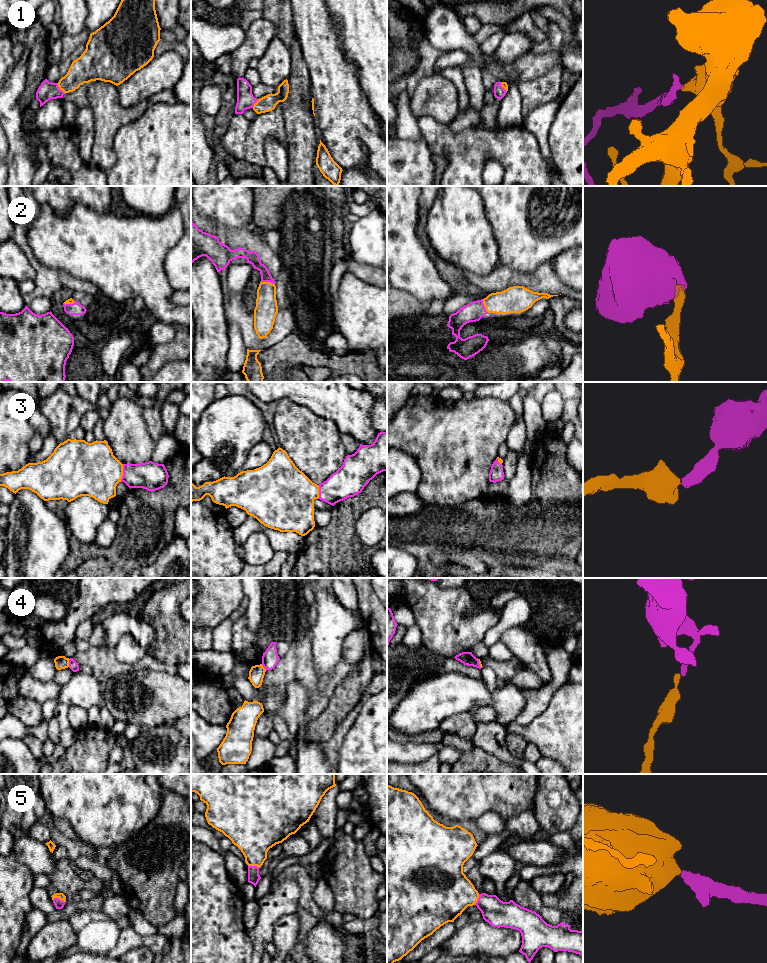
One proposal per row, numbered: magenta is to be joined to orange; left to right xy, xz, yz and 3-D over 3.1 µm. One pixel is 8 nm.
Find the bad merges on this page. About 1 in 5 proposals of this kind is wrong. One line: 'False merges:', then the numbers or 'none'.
False merges: 4

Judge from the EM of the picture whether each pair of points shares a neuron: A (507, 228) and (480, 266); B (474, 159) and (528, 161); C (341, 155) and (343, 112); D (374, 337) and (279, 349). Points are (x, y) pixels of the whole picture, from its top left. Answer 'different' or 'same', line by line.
A: different
B: same
C: same
D: different

